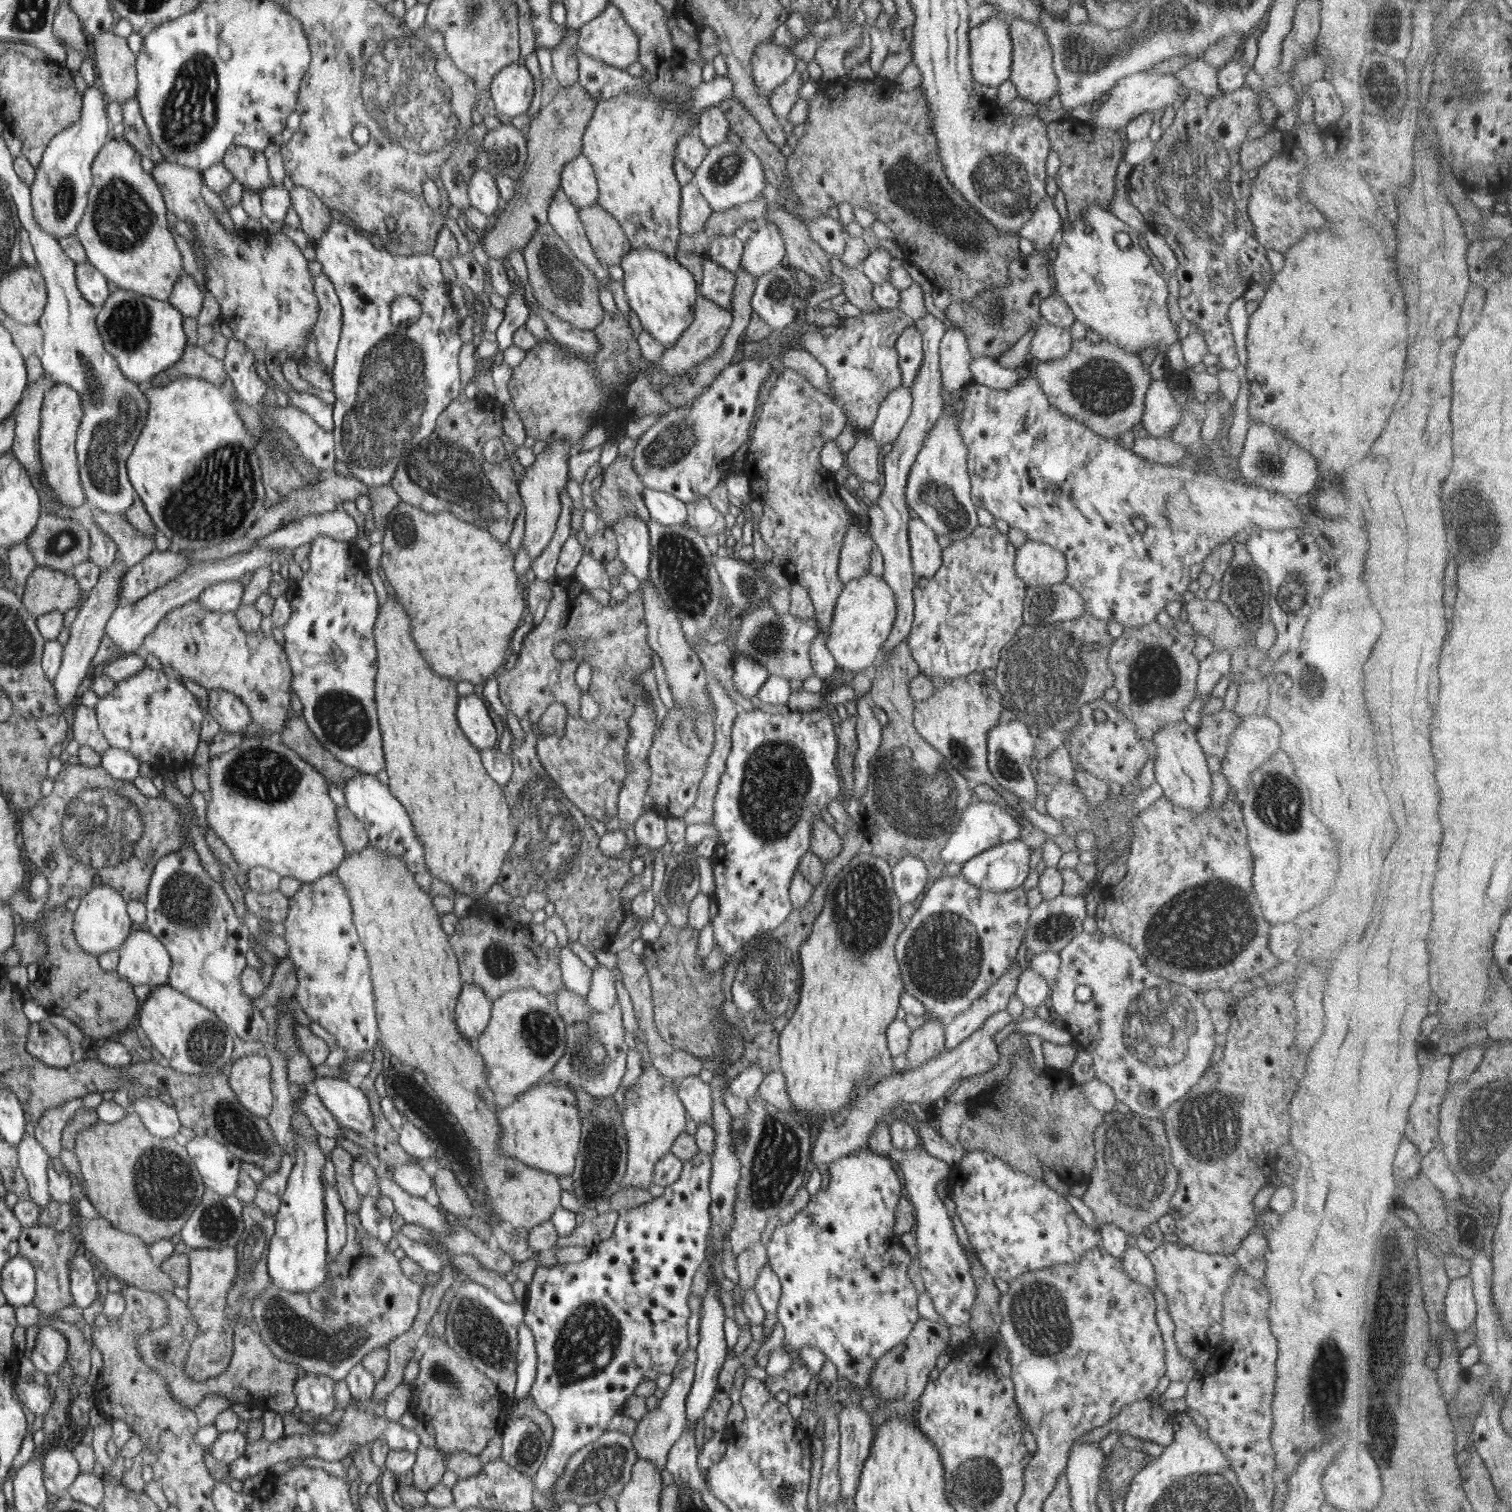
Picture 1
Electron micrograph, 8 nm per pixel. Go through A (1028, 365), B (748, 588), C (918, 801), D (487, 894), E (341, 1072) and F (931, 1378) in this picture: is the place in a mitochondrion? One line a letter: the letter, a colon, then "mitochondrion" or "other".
A: other
B: mitochondrion
C: mitochondrion
D: other
E: other
F: other

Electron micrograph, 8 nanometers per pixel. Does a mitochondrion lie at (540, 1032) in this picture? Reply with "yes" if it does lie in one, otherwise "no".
yes

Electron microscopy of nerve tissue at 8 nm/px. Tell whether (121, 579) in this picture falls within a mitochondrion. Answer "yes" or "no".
no

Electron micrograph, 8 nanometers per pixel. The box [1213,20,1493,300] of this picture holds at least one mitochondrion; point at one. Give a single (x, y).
(1463, 79)

